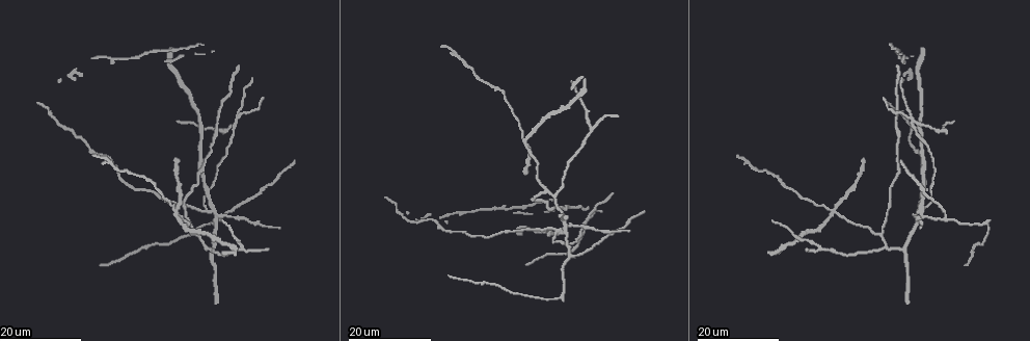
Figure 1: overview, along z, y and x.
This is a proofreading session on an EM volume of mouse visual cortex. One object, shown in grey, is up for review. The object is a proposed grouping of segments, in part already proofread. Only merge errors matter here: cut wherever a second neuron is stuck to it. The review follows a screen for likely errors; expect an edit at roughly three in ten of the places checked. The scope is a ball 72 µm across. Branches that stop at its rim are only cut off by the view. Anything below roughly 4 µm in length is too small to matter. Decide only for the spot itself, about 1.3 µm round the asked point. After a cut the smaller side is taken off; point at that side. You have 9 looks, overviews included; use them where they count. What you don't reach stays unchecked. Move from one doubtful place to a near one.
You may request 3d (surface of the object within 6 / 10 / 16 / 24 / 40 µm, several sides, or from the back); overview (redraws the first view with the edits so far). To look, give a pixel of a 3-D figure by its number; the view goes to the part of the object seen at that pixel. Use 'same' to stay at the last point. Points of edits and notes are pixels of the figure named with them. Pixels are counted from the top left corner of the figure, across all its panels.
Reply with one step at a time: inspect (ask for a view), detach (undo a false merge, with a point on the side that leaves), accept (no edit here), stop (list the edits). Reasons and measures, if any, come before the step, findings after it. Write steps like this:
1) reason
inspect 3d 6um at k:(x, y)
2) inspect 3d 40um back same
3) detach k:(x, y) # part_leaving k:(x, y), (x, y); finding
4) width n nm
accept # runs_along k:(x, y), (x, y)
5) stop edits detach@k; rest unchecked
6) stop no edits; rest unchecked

small branch off a trunk
inspect 3d 24um at 1:(493, 85)

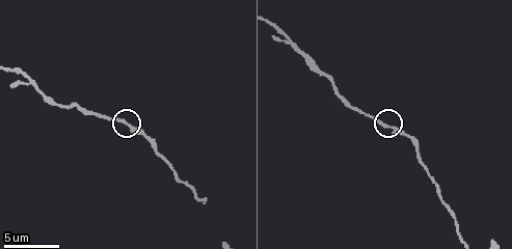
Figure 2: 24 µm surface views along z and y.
inspect 3d 10um at 2:(389, 127)

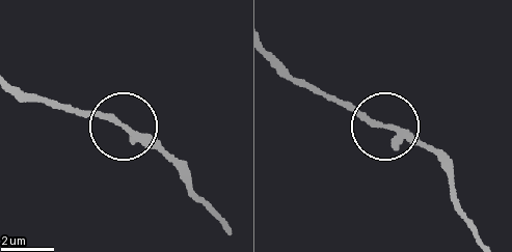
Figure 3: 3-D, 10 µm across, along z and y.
arms 3
accept # runs_along 3:(226, 226), (161, 152), (77, 108); all the same neuron

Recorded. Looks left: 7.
arms part here
inspect 3d 16um at 1:(904, 248)

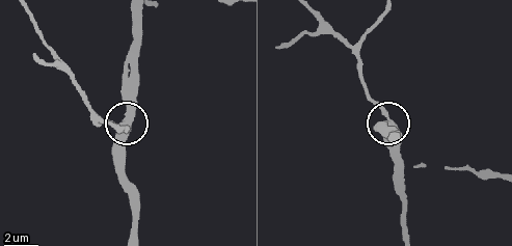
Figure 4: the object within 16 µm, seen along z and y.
inspect 3d 6um at 4:(385, 116)

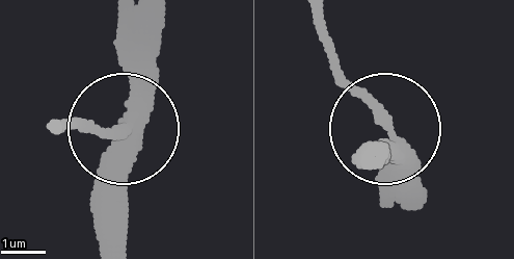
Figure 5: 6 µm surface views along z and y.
arms 3
accept # runs_along 5:(150, 17), (150, 95), (127, 139), (127, 240); all the same neuron

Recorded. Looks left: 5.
thin arm on a thick one
inspect 3d 16um at 1:(923, 209)

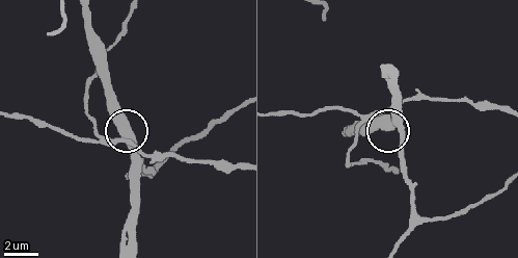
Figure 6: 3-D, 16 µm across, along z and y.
inspect 3d 10um at 6:(385, 119)

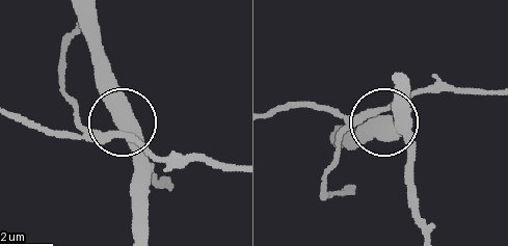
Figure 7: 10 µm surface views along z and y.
accept # one neuron here

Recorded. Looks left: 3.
arms part here
inspect 3d 24um at 1:(547, 189)

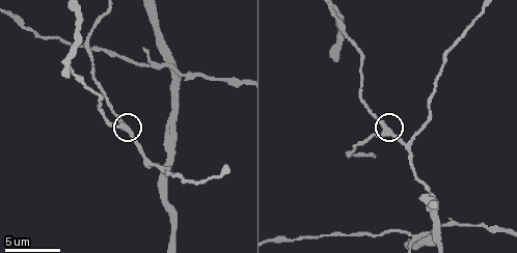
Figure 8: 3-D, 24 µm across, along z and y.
zoom in
inspect 3d 10um at 8:(384, 127)

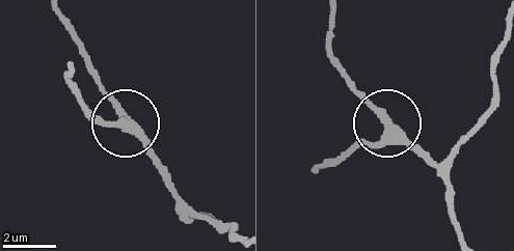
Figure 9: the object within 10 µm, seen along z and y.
width 320 nm
accept # all the same neuron

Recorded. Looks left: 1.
stop no edits; rest unchecked

